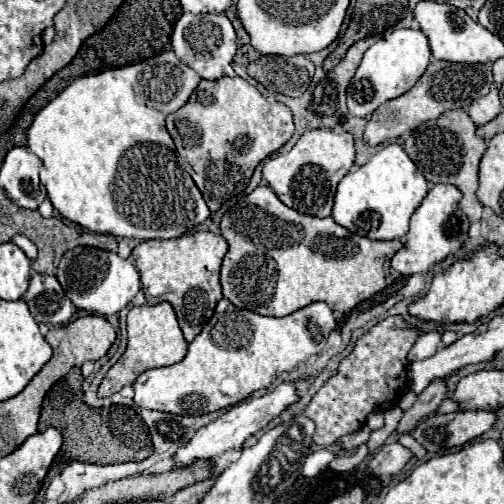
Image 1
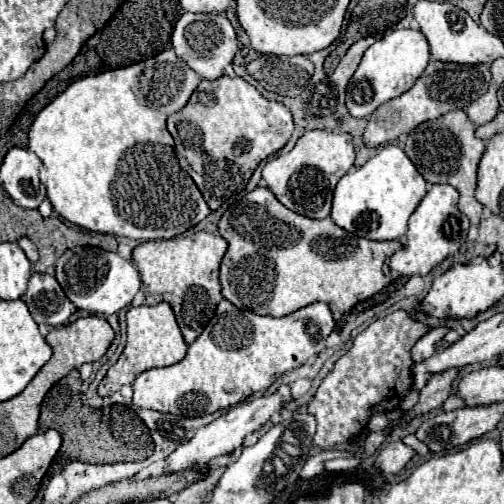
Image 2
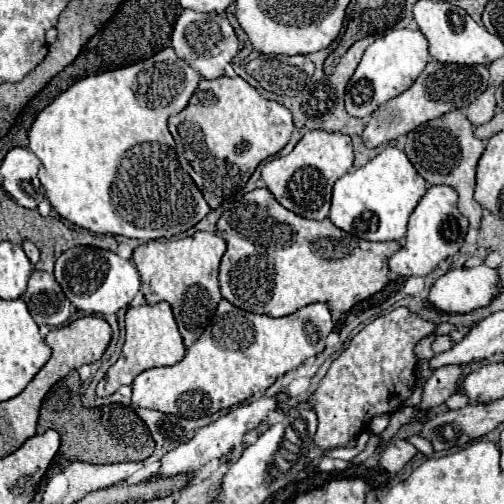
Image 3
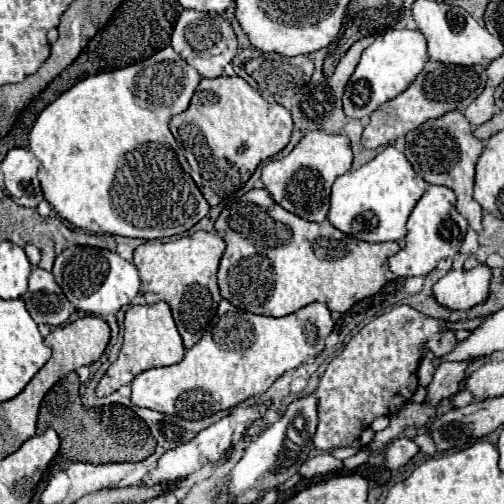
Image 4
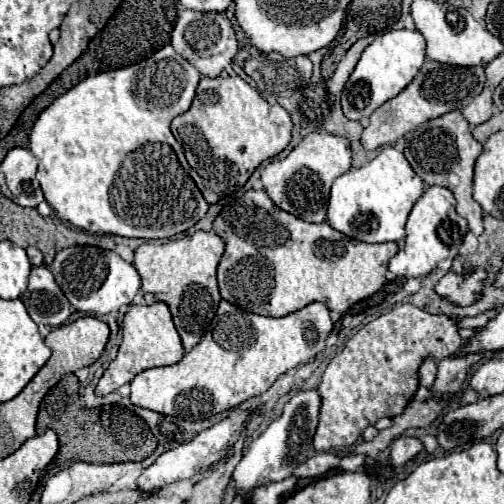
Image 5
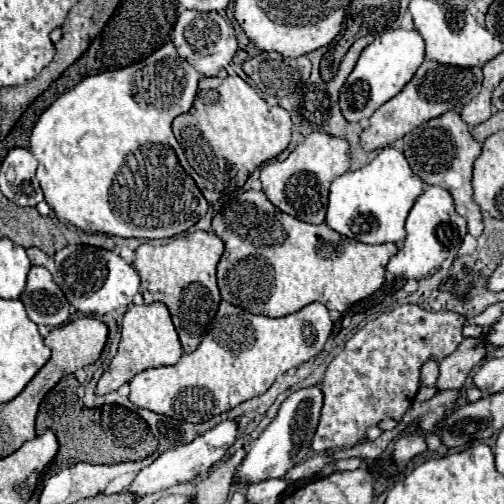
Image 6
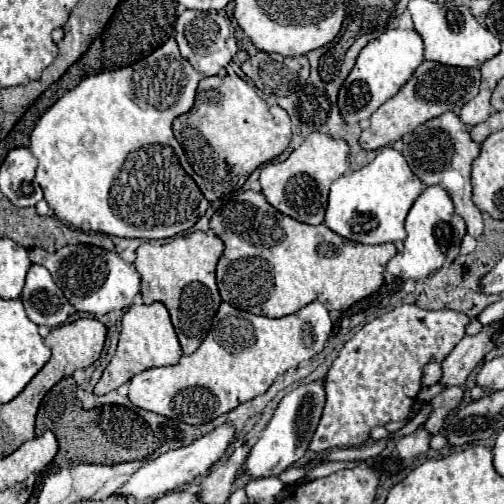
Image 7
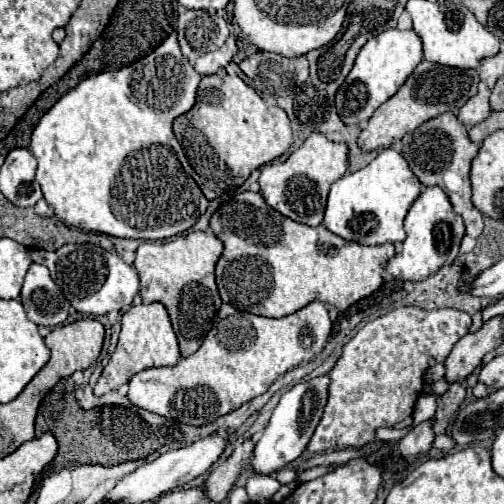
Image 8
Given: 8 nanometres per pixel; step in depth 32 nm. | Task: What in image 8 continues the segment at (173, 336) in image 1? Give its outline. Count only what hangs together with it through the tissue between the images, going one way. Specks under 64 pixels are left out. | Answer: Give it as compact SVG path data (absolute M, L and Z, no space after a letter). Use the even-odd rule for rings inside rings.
M158 302L132 306L122 316L122 330L120 330L116 350L114 350L110 362L104 366L100 380L94 386L94 394L102 396L102 394L126 384L130 380L130 376L134 376L146 368L174 366L178 360L180 360L180 348L178 348L178 340L176 340L176 334L172 330L166 308Z

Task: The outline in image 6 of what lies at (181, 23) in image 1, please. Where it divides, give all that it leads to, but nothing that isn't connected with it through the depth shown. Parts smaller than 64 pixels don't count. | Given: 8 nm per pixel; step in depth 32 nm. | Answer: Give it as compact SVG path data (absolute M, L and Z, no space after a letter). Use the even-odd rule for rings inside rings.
M184 10L174 26L174 36L172 36L178 54L188 60L202 76L216 76L221 70L226 70L229 75L234 75L231 71L231 62L238 50L236 36L232 22L226 16L220 16L218 12L198 12L198 10Z

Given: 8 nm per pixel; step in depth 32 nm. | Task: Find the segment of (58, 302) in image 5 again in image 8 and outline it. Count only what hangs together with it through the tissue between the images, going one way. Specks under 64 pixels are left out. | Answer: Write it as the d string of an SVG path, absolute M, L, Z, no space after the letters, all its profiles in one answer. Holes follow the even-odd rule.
M32 264L28 268L20 298L28 318L38 326L58 326L68 318L70 302L54 284L44 264Z

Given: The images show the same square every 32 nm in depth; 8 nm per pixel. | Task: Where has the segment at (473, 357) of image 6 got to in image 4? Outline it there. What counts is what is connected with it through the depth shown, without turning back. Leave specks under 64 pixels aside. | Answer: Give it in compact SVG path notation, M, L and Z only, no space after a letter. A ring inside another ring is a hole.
M472 358L464 360L464 362L440 362L436 368L436 374L434 374L434 380L428 386L426 402L440 404L444 398L454 396L460 390L460 384L464 382L466 368L470 362L472 362Z

